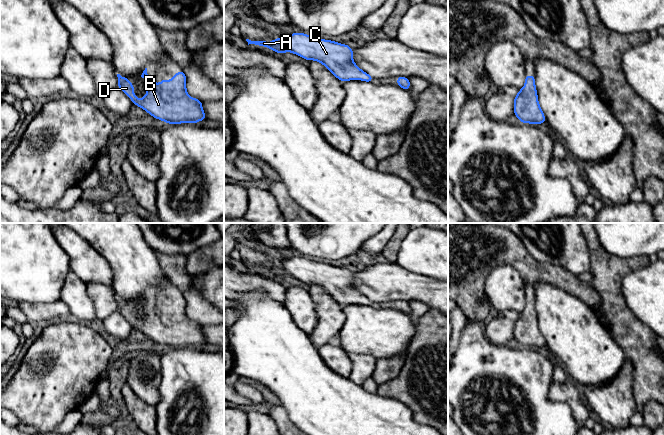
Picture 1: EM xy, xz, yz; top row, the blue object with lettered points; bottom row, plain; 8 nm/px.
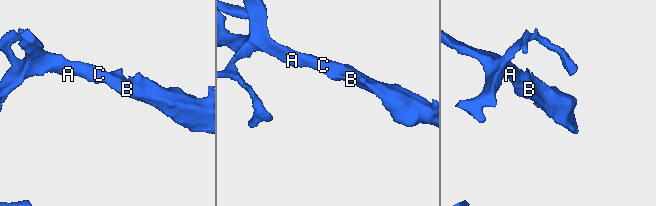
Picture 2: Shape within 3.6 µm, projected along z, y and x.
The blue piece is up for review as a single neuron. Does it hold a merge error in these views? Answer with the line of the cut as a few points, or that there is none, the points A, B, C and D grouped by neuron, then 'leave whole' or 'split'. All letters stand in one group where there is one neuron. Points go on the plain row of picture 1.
no cut; A B C D; leave whole

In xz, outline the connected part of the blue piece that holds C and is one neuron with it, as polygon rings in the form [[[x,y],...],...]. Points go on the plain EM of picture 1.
[[[292,257],[282,262],[275,262],[271,266],[251,265],[249,263],[246,263],[246,265],[248,266],[248,269],[255,268],[258,271],[267,271],[279,278],[283,278],[284,276],[291,276],[302,281],[305,284],[318,285],[323,288],[325,292],[327,292],[342,307],[349,304],[361,304],[373,307],[374,304],[373,301],[360,293],[353,285],[353,273],[349,269],[341,268],[332,264],[315,262],[305,257]]]

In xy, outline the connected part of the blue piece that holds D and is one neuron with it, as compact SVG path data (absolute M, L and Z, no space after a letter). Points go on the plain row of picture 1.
M147 292L143 295L141 301L147 303L146 315L147 318L140 324L134 318L134 310L132 306L117 298L118 312L120 312L132 325L133 329L139 330L143 334L147 335L149 339L155 343L166 346L167 348L181 348L181 347L193 347L196 348L199 345L207 343L204 334L202 332L202 325L190 321L186 313L186 297L176 296L170 305L161 303L160 308L156 308L154 304L148 299Z

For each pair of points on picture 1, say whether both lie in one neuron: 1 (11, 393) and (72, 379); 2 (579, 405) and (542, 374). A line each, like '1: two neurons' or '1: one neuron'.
1: one neuron
2: two neurons

